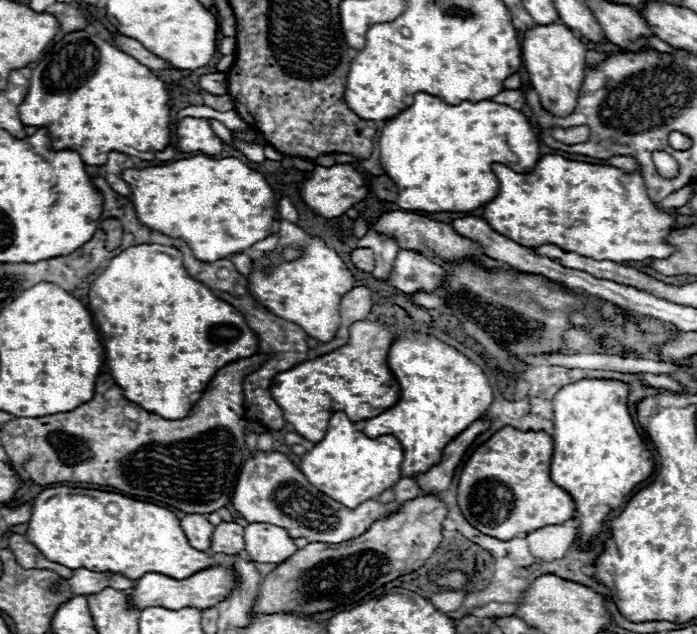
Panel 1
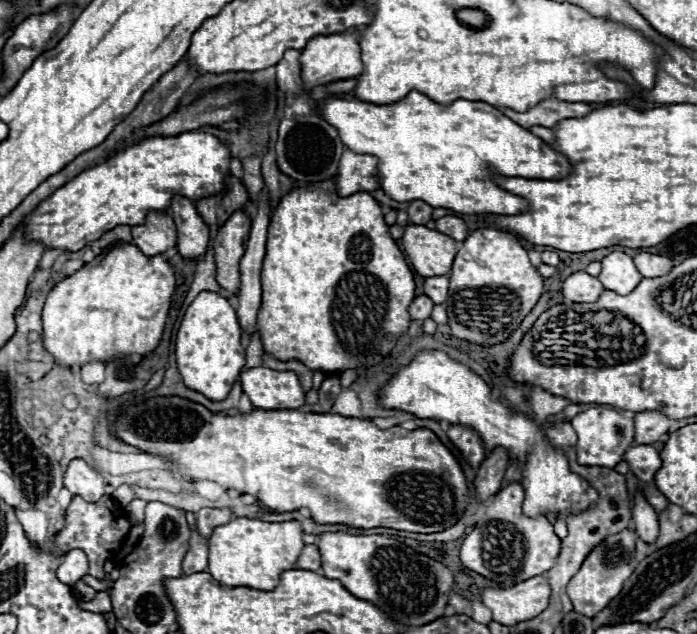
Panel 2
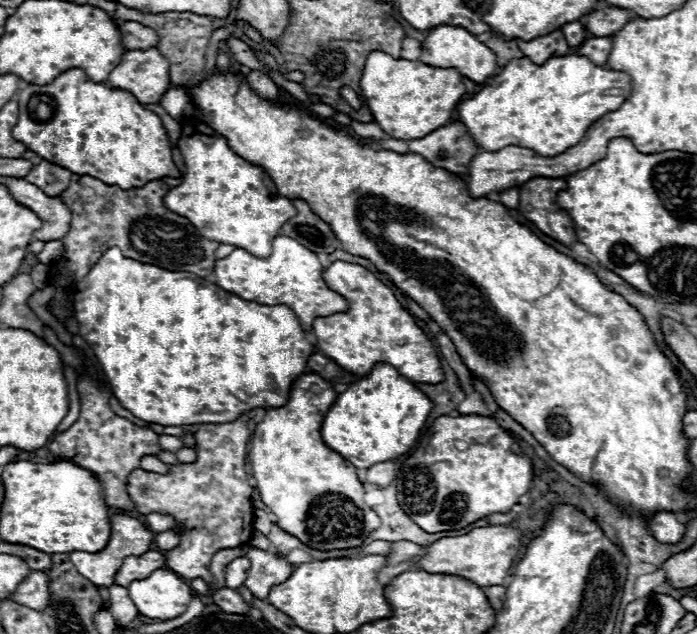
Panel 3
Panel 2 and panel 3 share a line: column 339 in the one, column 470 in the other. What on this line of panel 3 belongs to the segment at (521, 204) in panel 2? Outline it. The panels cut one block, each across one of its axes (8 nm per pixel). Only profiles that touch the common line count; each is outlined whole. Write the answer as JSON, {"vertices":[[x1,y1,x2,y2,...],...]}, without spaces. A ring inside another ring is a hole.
{"vertices":[[566,54,566,56,552,56,542,66,534,64,530,58,514,58,510,60,496,76,484,82,484,88,476,92,472,98,460,102,456,106,458,118,462,124,468,126,474,140,488,152,496,152,504,146,518,144,522,148,532,148,542,156,556,156,570,146,576,146,586,130,602,118,606,112,616,110,628,98,632,90,632,82,628,74,610,70,604,66,596,66,586,56]]}

